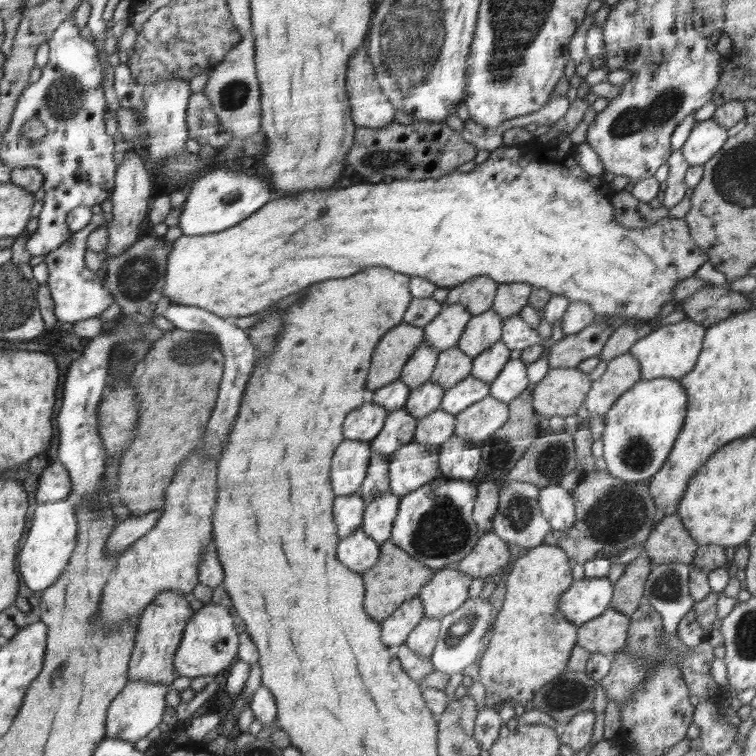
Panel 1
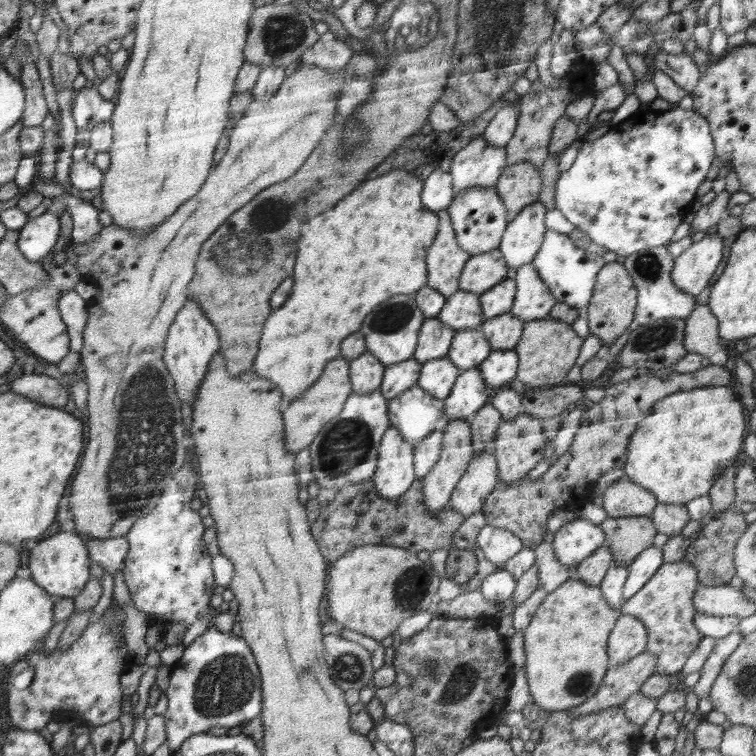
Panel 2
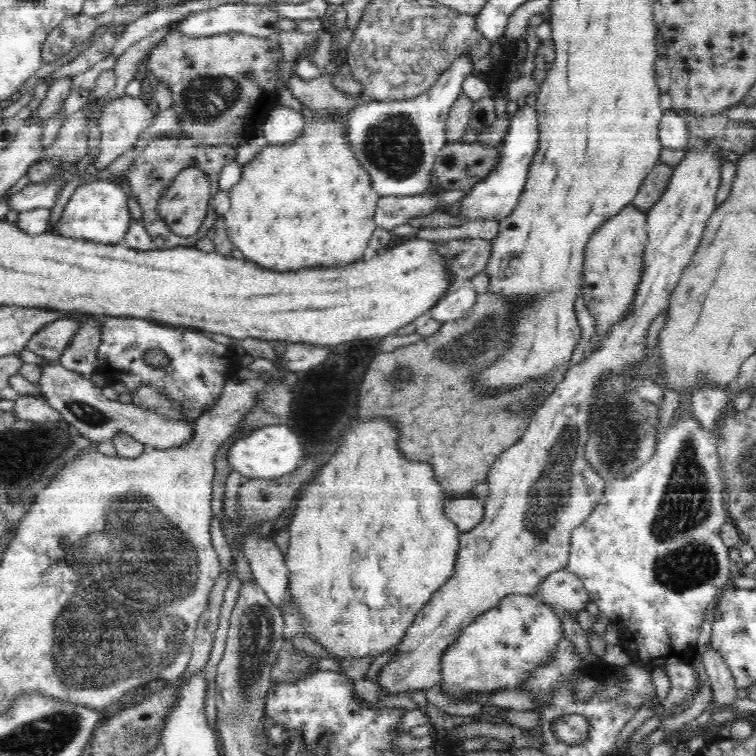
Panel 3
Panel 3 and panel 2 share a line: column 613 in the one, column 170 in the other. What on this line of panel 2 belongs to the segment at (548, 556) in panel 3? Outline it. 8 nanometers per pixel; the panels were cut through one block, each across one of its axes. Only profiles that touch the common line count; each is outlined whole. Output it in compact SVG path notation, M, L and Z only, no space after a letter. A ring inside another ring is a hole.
M196 302L184 303L182 310L176 315L175 322L170 326L170 334L167 336L166 353L163 360L167 369L171 370L171 376L176 382L180 400L184 404L194 404L197 400L200 384L208 373L208 364L214 358L214 354L222 349L219 340L219 332L202 314L202 310L196 306Z

